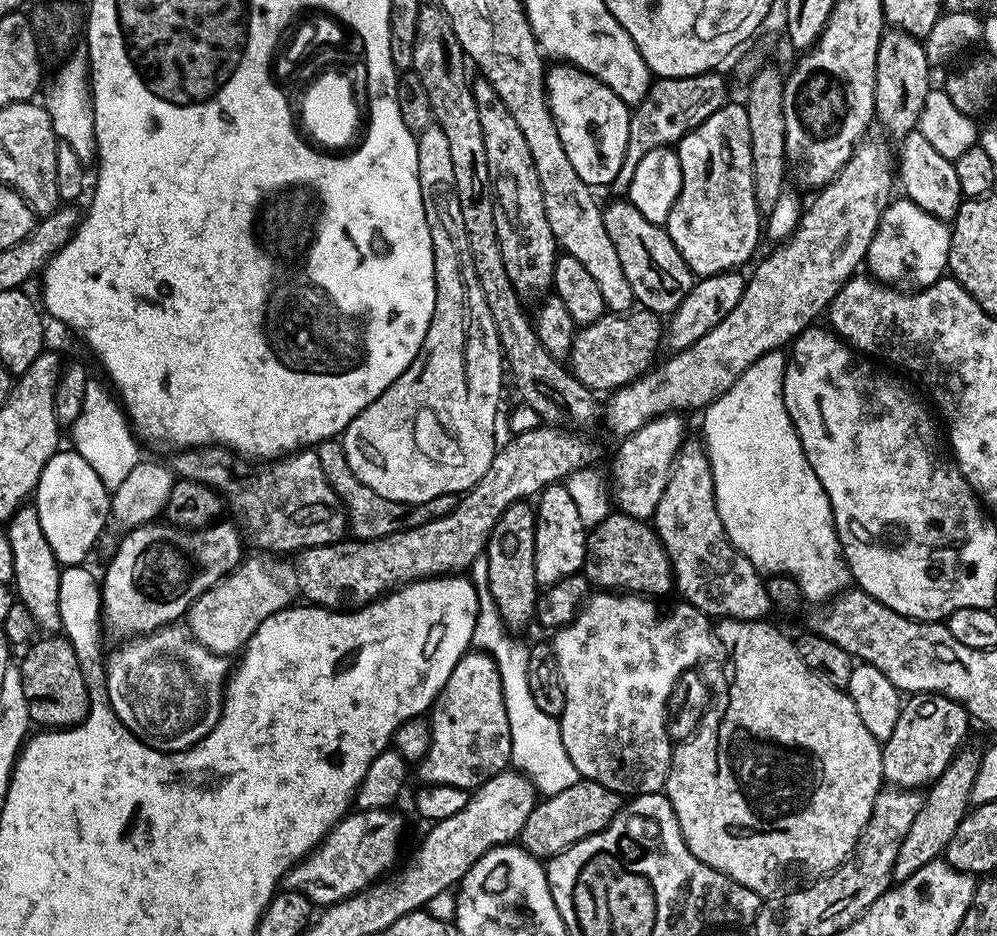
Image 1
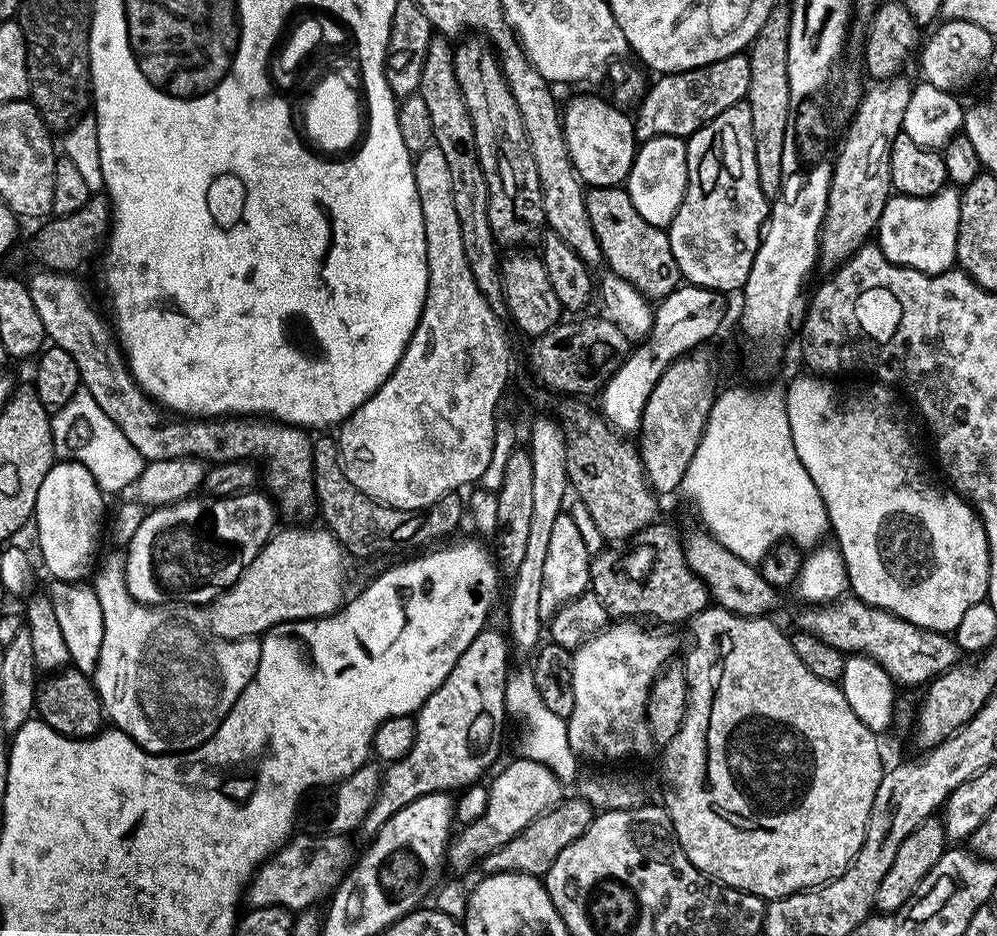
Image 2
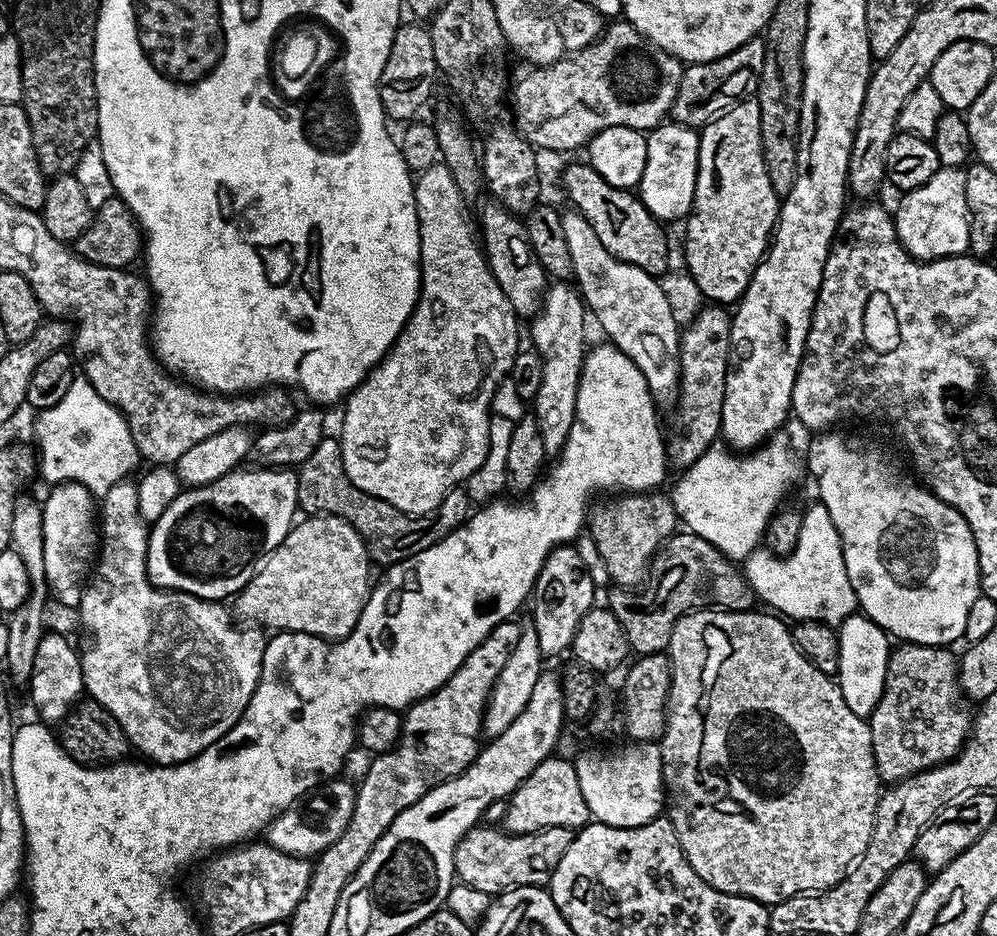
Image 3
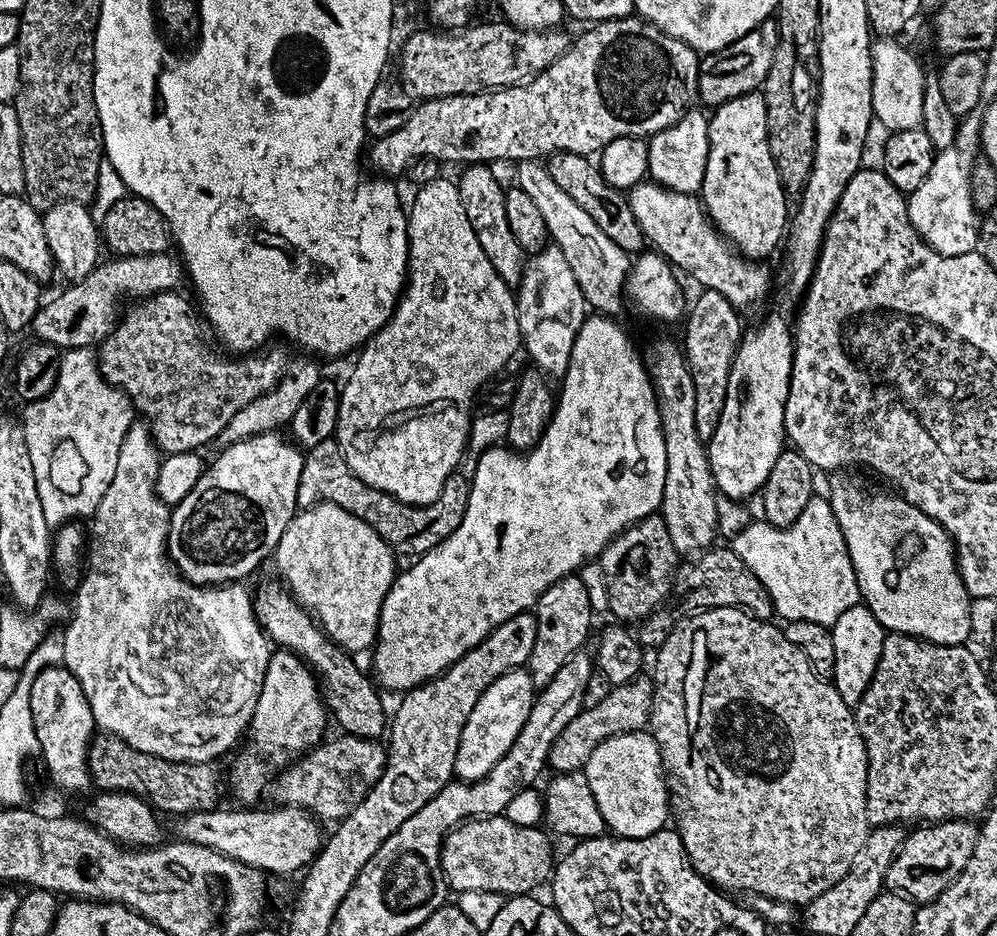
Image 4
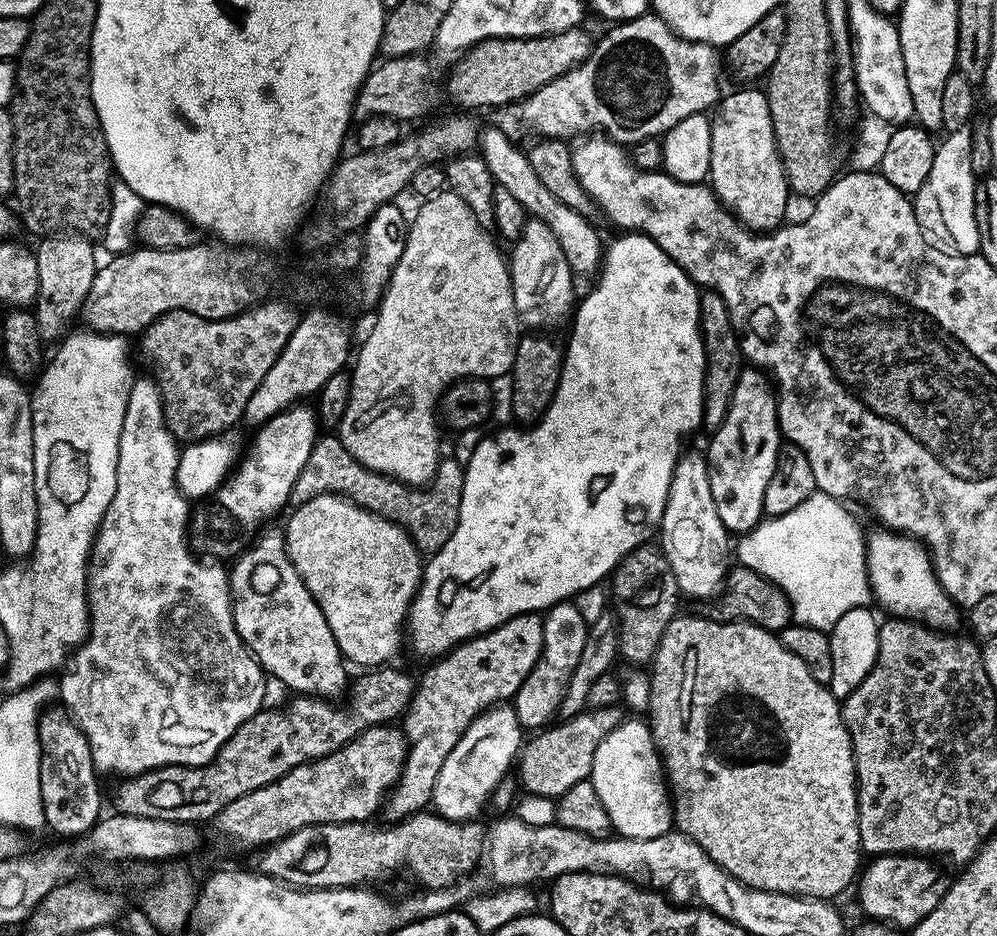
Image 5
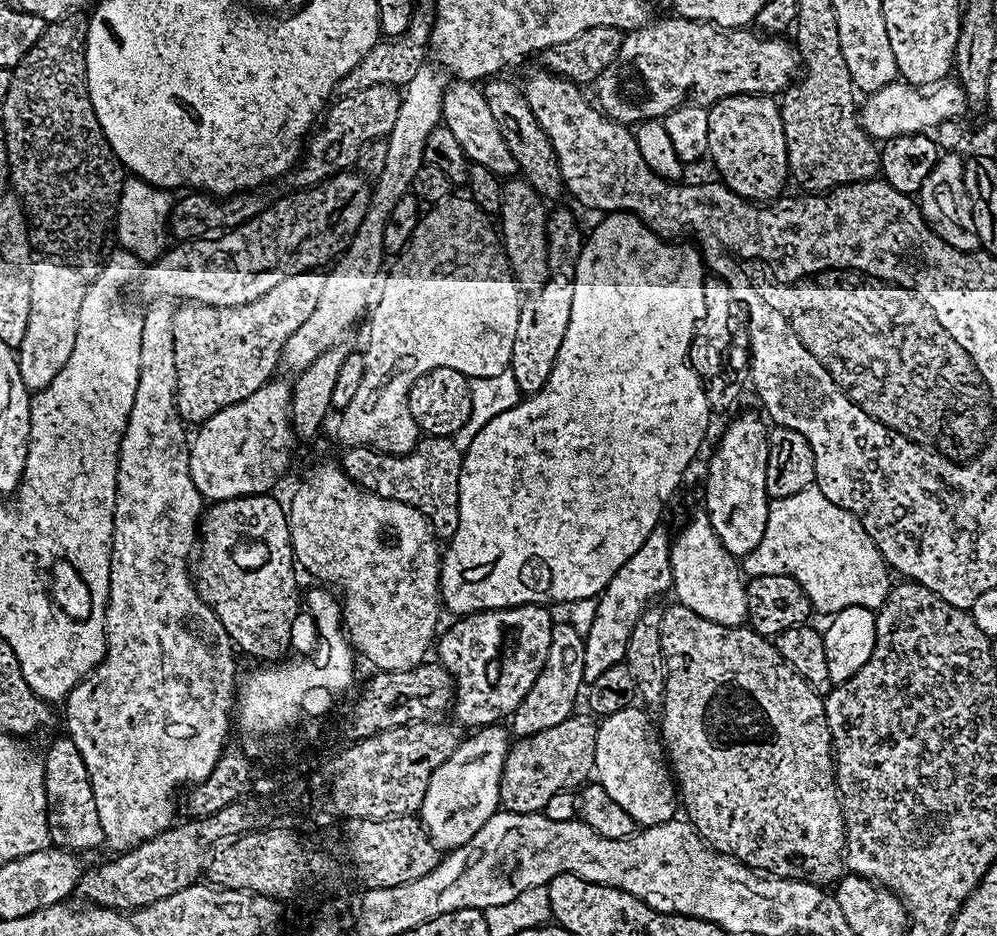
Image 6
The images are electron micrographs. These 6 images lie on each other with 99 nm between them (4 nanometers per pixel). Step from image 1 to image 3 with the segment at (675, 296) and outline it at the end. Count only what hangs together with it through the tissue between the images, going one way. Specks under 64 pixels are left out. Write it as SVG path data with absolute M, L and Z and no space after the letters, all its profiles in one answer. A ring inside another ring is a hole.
M587 162L572 164L565 170L564 188L572 199L571 207L584 216L614 258L641 267L650 276L663 277L668 268L668 240L660 229L661 221L649 214L639 195L610 186Z

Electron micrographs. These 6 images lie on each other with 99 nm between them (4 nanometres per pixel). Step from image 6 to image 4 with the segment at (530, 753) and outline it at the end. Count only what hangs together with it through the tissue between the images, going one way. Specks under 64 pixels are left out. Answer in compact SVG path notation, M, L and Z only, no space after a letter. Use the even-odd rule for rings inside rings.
M641 674L628 684L620 684L610 690L610 694L604 701L598 702L598 706L585 708L571 720L554 738L554 746L550 746L547 767L553 768L553 773L575 772L590 758L590 754L606 738L626 734L627 732L643 732L649 727L652 714L652 685L653 681Z

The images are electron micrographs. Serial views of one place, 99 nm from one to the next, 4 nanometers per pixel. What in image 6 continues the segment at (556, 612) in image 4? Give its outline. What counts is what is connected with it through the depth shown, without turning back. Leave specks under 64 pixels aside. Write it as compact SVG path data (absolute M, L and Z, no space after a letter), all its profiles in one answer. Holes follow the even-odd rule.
M556 622L552 625L550 634L550 650L546 650L546 662L526 698L512 712L510 717L510 732L513 737L533 736L542 730L550 730L550 726L565 723L573 715L572 707L576 699L581 699L584 679L584 636L574 630L567 622Z

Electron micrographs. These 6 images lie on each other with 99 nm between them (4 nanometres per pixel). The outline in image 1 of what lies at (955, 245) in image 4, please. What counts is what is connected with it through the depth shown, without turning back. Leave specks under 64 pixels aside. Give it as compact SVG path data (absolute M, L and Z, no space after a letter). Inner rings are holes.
M896 198L880 216L880 225L870 242L866 268L875 279L896 286L905 276L912 286L927 286L945 275L952 229L934 214L926 214L913 200Z

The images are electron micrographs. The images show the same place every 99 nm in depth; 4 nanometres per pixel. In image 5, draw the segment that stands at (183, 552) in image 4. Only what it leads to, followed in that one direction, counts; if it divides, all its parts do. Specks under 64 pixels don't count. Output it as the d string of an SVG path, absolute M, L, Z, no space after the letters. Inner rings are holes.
M297 402L291 407L286 407L280 413L274 414L264 424L255 429L256 437L248 448L248 453L243 453L242 459L233 467L229 477L216 489L214 499L199 505L200 509L193 511L190 516L190 540L197 549L205 548L209 557L224 558L229 556L235 558L248 547L250 541L257 535L260 520L268 520L276 516L292 499L294 482L298 482L298 474L302 474L302 466L306 466L306 458L310 458L310 450L314 450L314 442L318 439L318 417L317 409L307 403Z

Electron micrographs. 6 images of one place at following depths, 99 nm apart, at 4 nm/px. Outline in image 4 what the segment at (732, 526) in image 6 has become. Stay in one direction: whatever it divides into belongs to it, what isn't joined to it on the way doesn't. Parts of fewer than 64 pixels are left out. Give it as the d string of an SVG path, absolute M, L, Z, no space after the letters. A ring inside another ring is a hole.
M772 312L753 332L745 331L736 347L734 362L730 366L730 382L726 382L726 406L722 406L722 418L718 418L718 430L706 442L708 461L717 493L732 500L755 497L763 488L778 454L785 451L784 411L792 377L792 350L794 324L784 312Z

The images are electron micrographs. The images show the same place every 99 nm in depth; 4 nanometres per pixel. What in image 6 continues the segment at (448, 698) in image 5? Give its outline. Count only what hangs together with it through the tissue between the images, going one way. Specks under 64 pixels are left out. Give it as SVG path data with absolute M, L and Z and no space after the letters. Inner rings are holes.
M539 604L493 608L453 619L453 624L439 633L434 652L452 676L454 699L450 712L456 715L455 723L461 729L499 725L526 698L546 662L546 650L550 650L554 617L548 612L551 611Z

